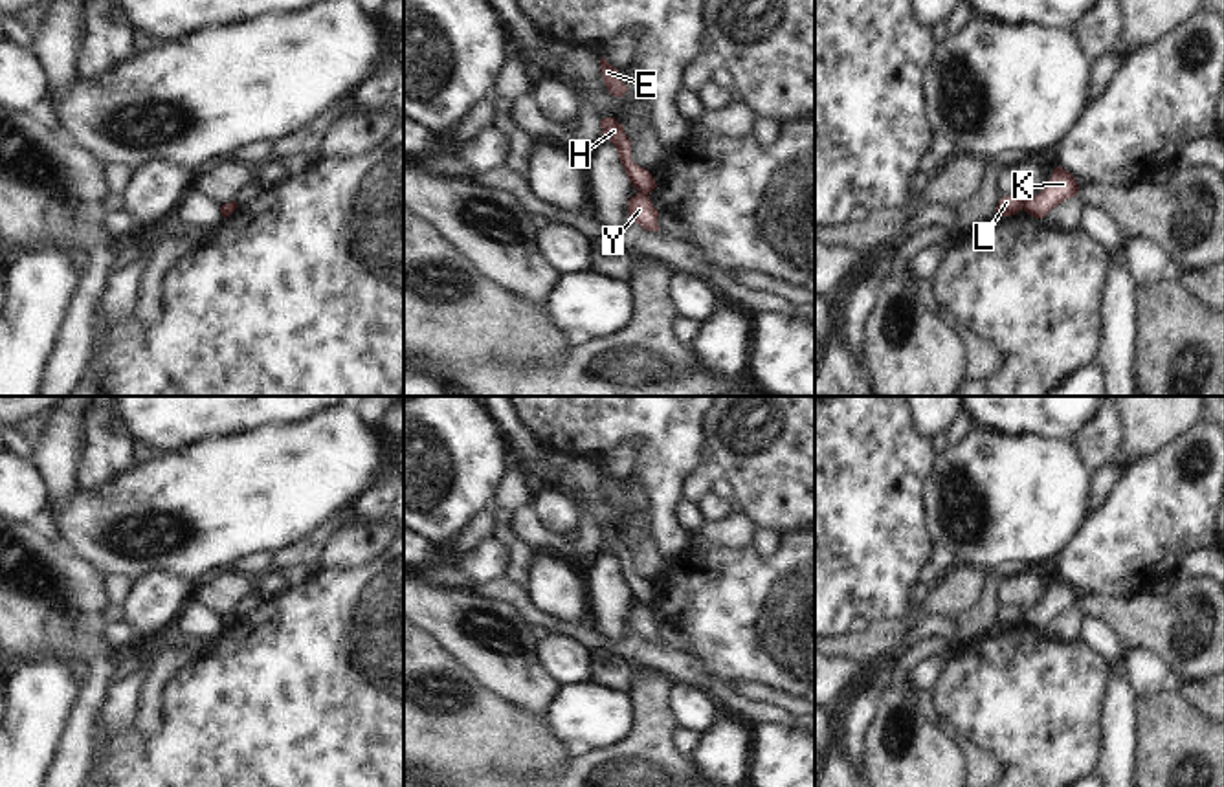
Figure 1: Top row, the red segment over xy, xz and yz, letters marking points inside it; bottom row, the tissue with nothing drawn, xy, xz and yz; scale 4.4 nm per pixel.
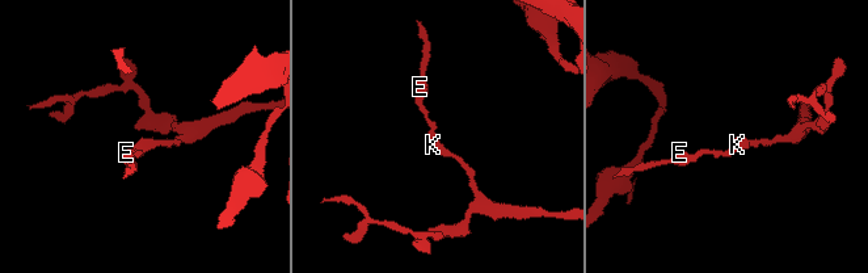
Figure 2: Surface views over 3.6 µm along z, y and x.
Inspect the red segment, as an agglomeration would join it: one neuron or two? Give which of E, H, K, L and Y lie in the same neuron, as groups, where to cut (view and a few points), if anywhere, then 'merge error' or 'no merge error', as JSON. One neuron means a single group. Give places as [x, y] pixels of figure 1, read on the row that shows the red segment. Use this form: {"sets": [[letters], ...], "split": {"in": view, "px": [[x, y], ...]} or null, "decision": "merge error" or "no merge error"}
{"sets": [["E", "H", "L"], ["K", "Y"]], "split": {"in": "xz", "px": [[639, 191], [646, 195]]}, "decision": "merge error"}

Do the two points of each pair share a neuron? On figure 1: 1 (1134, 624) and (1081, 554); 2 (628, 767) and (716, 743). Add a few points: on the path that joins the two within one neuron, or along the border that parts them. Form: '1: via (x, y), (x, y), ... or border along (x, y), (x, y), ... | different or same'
1: border along (1149, 591), (1138, 595), (1079, 597) | different
2: border along (689, 760), (694, 767) | different

